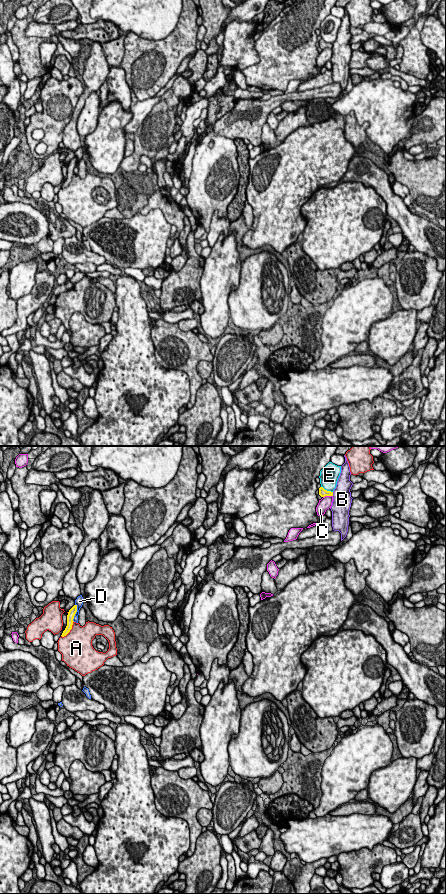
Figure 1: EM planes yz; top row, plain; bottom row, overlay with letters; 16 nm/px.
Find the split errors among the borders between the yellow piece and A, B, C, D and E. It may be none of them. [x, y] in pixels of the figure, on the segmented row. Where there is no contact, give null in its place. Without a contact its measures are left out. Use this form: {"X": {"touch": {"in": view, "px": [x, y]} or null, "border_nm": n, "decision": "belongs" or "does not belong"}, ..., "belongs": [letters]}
{"A": {"touch": {"in": "yz", "px": [70, 629]}, "border_nm": 320, "decision": "does not belong"}, "B": {"touch": {"in": "yz", "px": [332, 494]}, "border_nm": 80, "decision": "does not belong"}, "C": {"touch": {"in": "yz", "px": [327, 495]}, "border_nm": 150, "decision": "does not belong"}, "D": {"touch": {"in": "yz", "px": [75, 613]}, "border_nm": 300, "decision": "does not belong"}, "E": {"touch": {"in": "yz", "px": [326, 490]}, "border_nm": 220, "decision": "does not belong"}, "belongs": []}

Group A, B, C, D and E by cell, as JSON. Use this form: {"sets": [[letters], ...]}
{"sets": [["A"], ["B"], ["C"], ["D"], ["E"]]}

